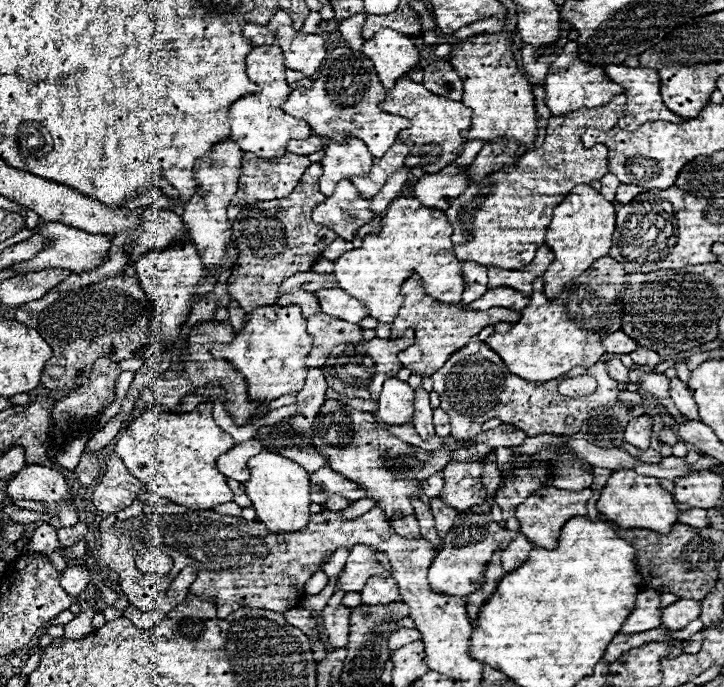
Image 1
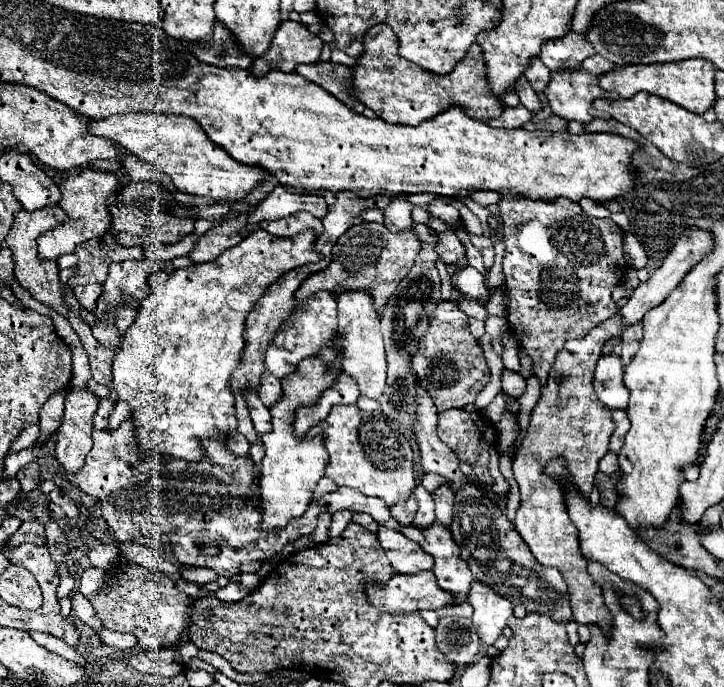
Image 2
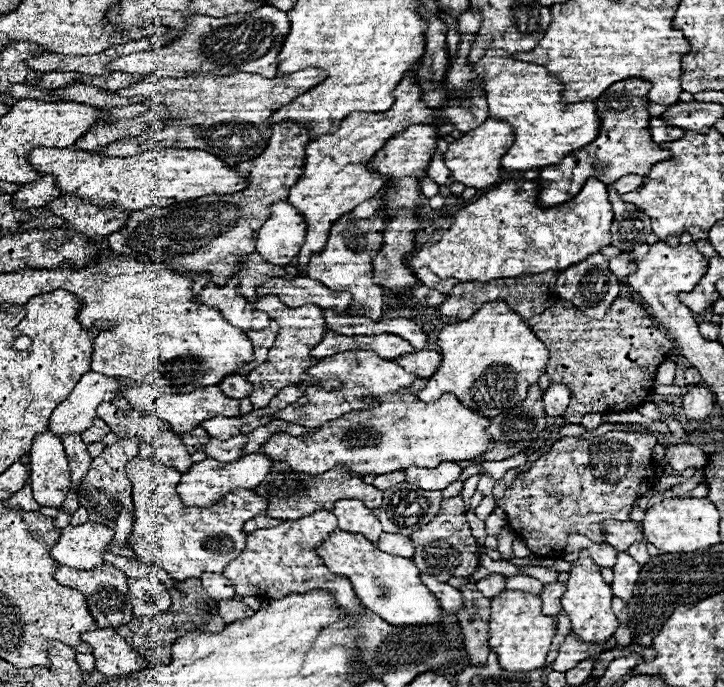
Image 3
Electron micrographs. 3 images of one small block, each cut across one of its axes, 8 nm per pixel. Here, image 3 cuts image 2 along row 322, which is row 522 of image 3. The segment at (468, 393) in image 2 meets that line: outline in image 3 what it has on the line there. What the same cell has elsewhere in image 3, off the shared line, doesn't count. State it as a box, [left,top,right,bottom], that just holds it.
[410,496,480,582]

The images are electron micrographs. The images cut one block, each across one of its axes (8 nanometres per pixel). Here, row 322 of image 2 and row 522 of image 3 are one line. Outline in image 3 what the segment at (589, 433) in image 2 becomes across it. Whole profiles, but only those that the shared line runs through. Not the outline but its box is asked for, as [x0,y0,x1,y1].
[602,520,642,550]

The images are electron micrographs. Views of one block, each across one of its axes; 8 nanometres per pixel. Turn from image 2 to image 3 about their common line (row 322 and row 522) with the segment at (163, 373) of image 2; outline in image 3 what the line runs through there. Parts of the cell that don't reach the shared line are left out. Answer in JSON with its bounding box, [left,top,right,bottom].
[126,458,268,580]

